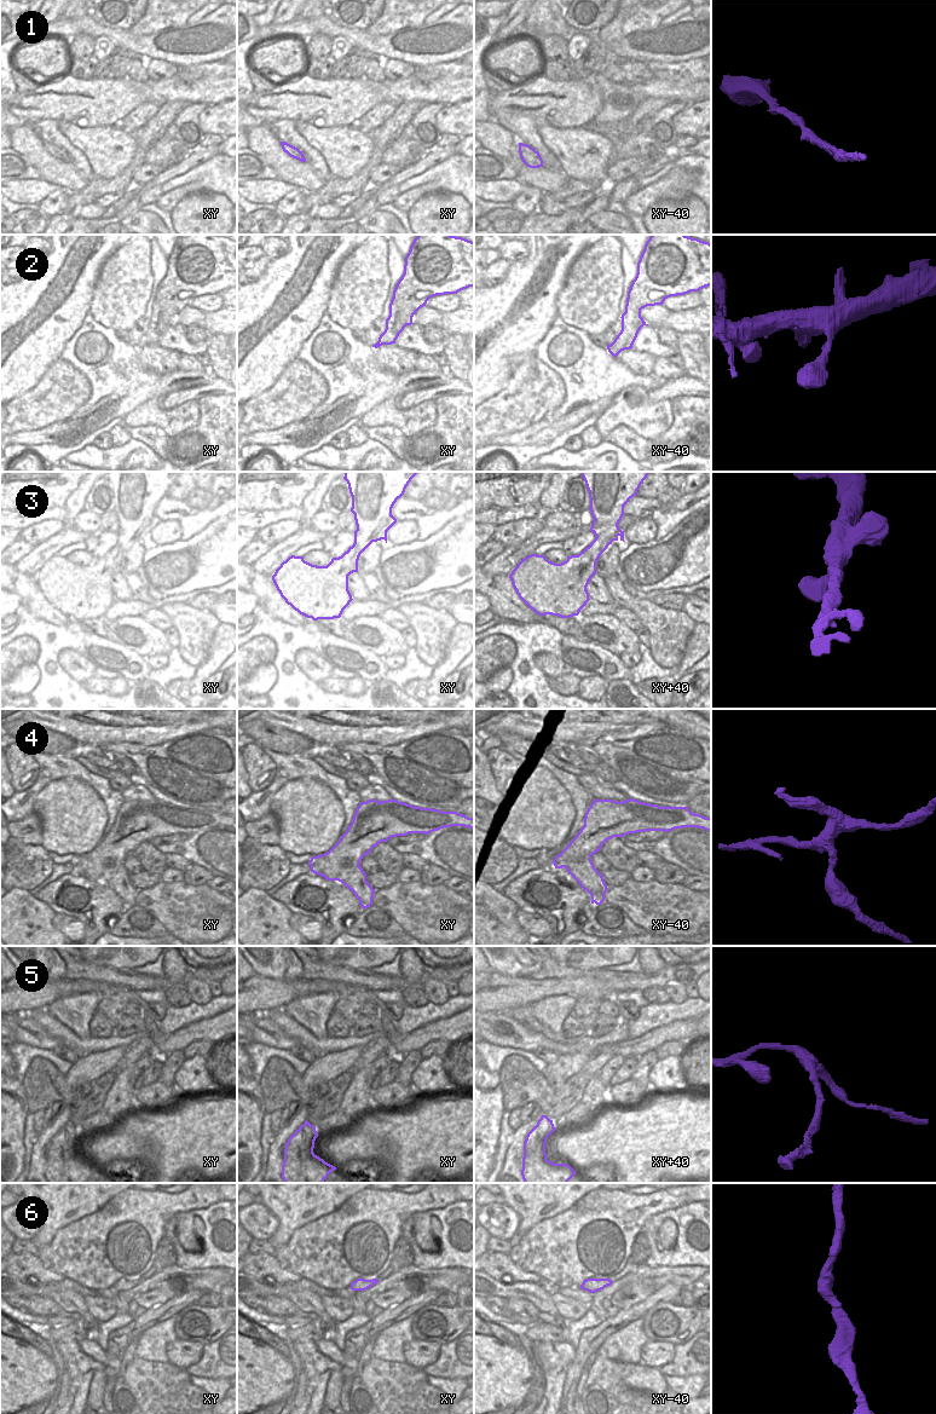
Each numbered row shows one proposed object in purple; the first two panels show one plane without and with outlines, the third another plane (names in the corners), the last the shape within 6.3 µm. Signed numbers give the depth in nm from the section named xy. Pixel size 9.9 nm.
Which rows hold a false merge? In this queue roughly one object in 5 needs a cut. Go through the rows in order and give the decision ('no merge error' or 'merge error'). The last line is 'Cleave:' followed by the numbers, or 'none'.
1: no merge error
2: no merge error
3: no merge error
4: merge error
5: no merge error
6: no merge error
Cleave: 4

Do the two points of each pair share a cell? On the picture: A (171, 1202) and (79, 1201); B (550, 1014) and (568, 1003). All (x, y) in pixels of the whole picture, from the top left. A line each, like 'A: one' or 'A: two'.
A: two
B: one

